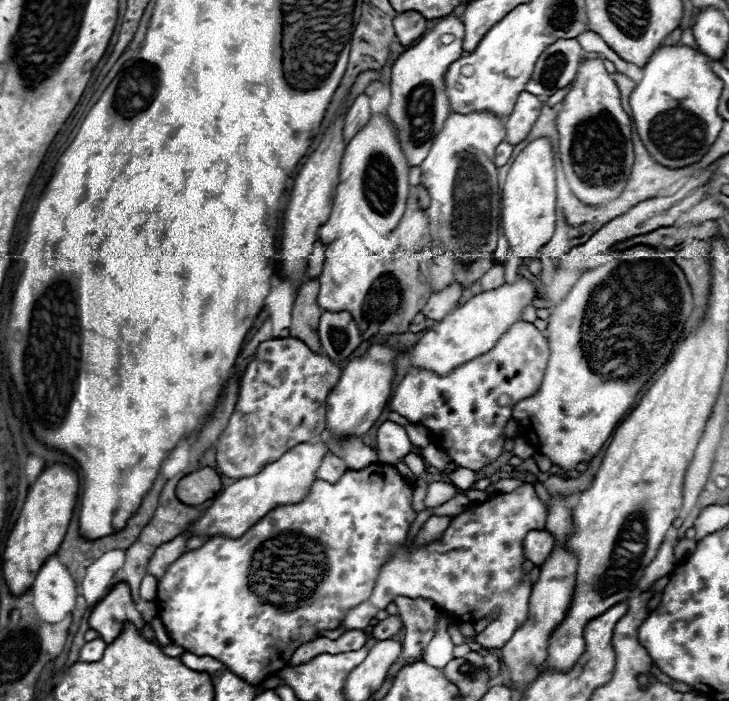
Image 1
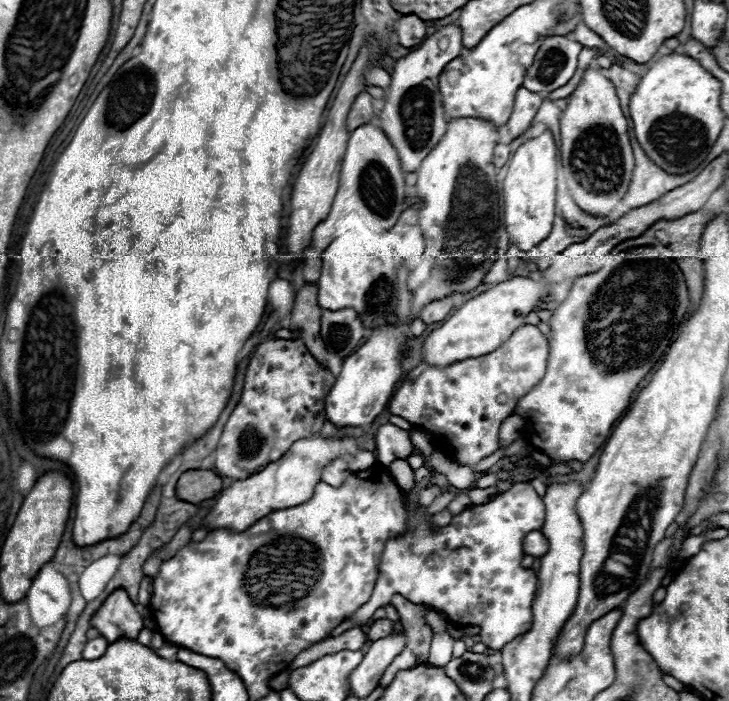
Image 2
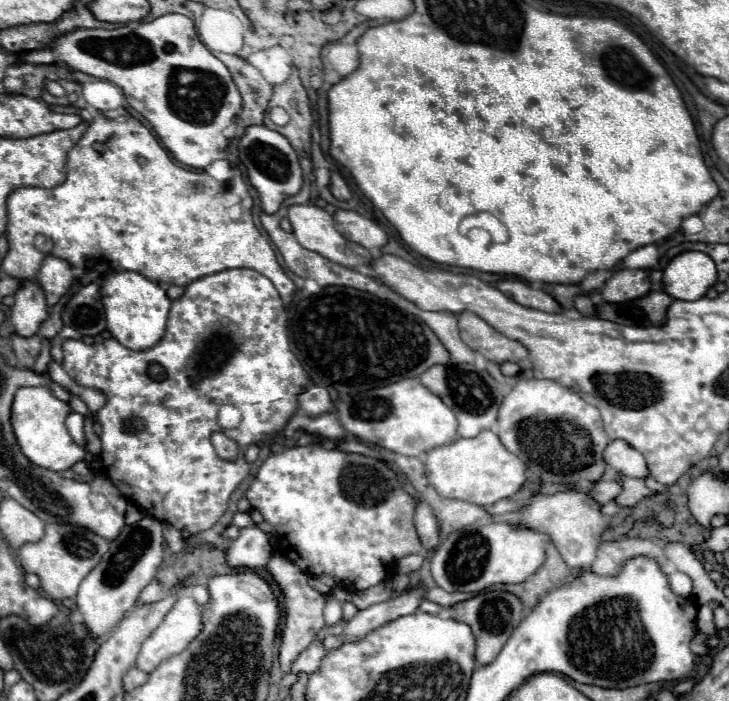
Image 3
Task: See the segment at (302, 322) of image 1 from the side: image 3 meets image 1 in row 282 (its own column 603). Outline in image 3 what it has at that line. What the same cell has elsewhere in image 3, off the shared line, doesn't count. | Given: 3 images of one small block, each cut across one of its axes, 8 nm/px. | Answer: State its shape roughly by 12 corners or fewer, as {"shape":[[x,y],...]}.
{"shape":[[654,290],[624,304],[600,304],[596,316],[618,324],[660,326],[672,298]]}

